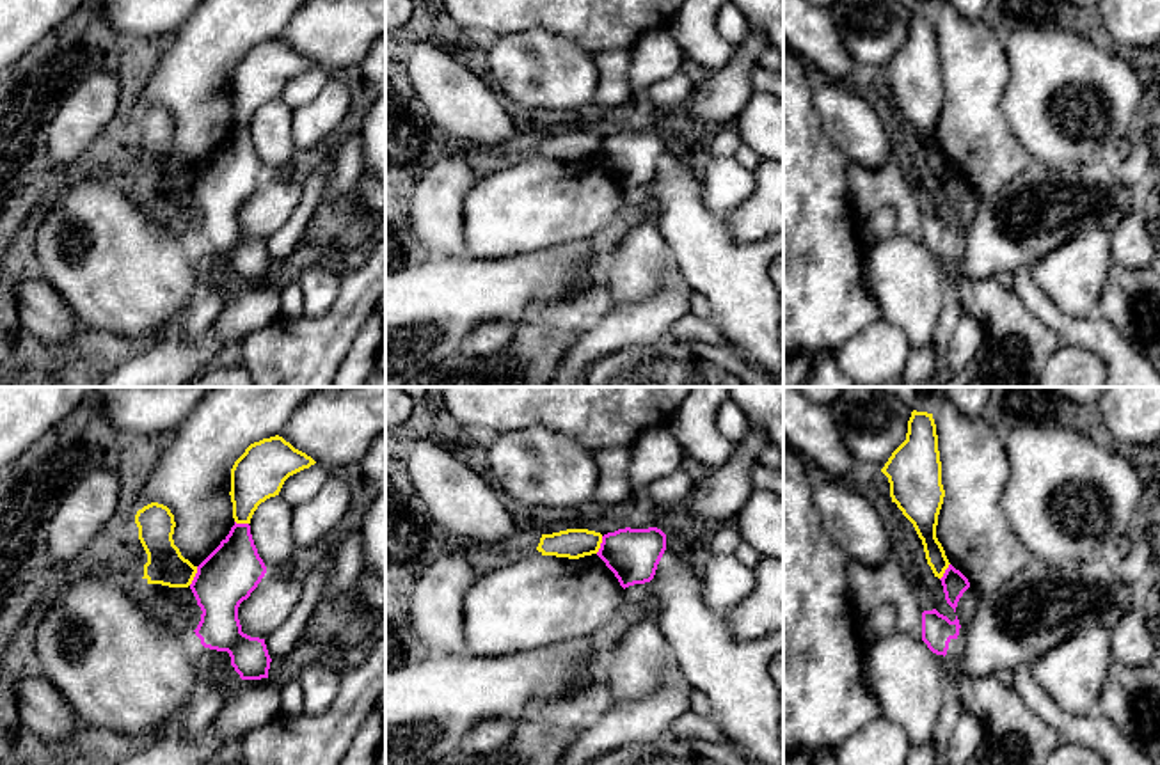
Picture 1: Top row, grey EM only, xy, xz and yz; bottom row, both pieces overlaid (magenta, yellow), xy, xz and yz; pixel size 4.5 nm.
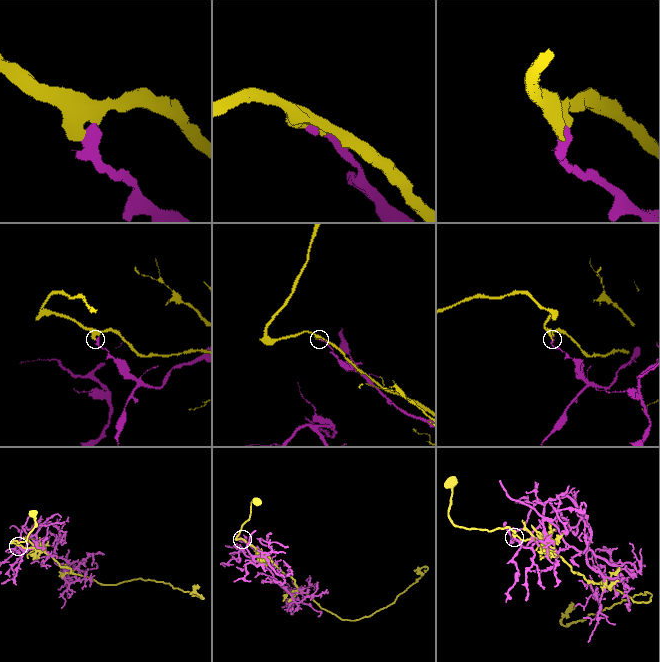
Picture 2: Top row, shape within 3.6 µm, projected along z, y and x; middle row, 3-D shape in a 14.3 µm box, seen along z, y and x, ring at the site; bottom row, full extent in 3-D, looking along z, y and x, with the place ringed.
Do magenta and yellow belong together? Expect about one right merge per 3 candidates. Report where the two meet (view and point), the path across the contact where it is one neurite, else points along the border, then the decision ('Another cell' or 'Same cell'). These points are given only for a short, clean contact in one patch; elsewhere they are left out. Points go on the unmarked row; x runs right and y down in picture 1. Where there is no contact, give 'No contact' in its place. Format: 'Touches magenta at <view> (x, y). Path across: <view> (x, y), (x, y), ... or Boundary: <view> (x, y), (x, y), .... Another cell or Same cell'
Touches magenta at xy (196, 178). Another cell

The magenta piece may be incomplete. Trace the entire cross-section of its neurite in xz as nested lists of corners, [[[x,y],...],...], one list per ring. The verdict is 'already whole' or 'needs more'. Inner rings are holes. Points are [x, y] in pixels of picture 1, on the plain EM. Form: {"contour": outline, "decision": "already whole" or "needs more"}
{"contour": [[[657,130],[618,131],[602,138],[597,158],[625,192],[650,185],[666,153],[666,137]]], "decision": "already whole"}

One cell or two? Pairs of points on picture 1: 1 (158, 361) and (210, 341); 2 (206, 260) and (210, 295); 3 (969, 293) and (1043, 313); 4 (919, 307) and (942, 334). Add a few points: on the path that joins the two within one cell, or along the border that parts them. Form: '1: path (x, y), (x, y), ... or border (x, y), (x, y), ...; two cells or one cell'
1: path (171, 361), (198, 354); one cell
2: path (212, 268), (212, 286); one cell
3: border (1011, 290), (1056, 334); two cells
4: border (949, 293), (931, 339); two cells

